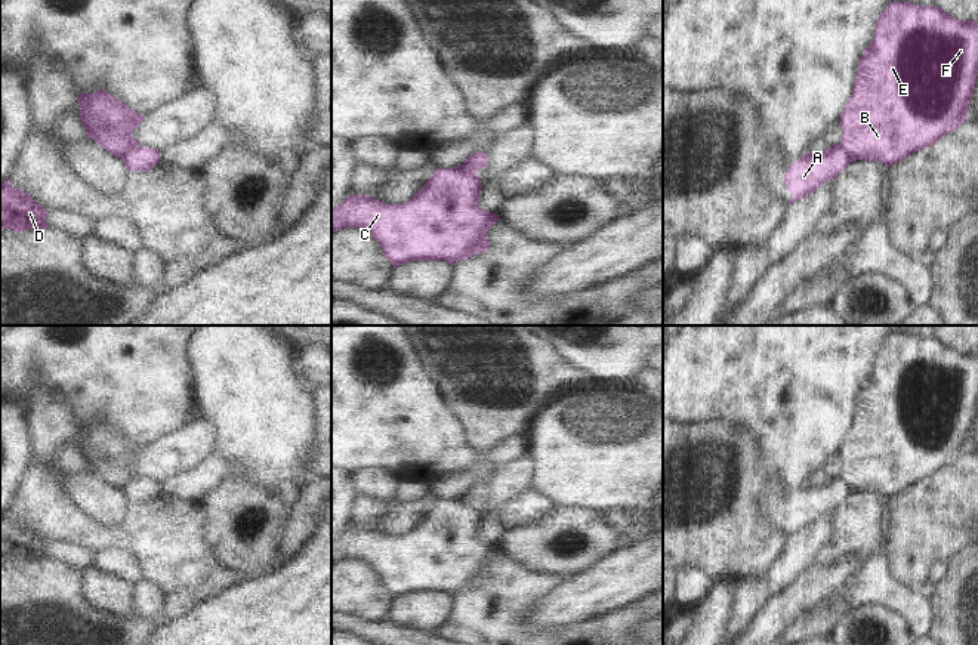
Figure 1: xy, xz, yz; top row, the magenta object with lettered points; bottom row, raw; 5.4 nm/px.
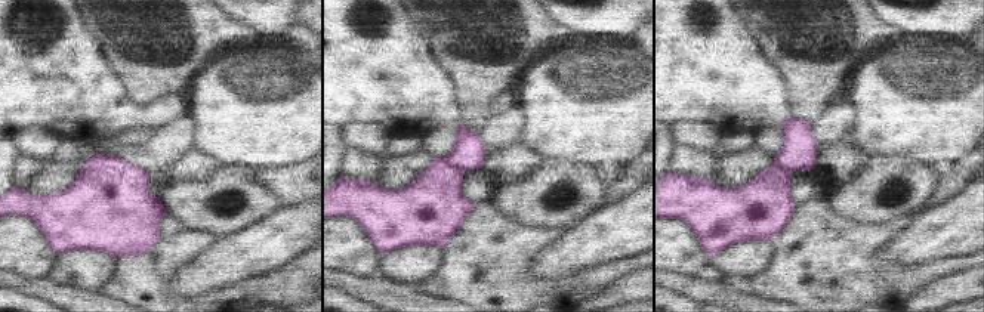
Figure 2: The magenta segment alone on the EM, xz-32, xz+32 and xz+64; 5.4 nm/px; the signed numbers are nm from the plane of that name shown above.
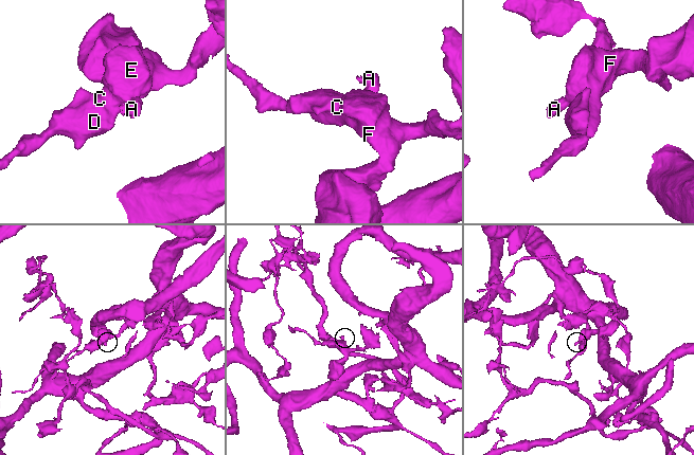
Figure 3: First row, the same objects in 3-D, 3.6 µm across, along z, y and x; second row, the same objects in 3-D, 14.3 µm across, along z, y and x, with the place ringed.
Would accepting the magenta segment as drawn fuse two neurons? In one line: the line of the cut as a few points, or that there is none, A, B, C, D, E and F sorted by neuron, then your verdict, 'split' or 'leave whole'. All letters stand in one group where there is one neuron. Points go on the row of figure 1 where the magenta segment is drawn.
xz (457, 167), (478, 179) | A / B C D E F | split

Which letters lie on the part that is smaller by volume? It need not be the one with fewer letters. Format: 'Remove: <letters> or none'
Remove: A

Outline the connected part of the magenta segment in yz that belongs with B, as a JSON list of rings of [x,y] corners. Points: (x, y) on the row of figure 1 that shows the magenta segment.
[[[891,1],[876,22],[876,33],[858,61],[852,95],[840,114],[840,146],[852,160],[880,161],[886,167],[922,151],[956,130],[966,118],[978,75],[978,19],[959,21],[938,6]]]

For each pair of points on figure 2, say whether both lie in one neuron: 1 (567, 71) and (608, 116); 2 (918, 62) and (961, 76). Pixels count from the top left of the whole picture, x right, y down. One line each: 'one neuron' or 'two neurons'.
1: one neuron
2: one neuron

